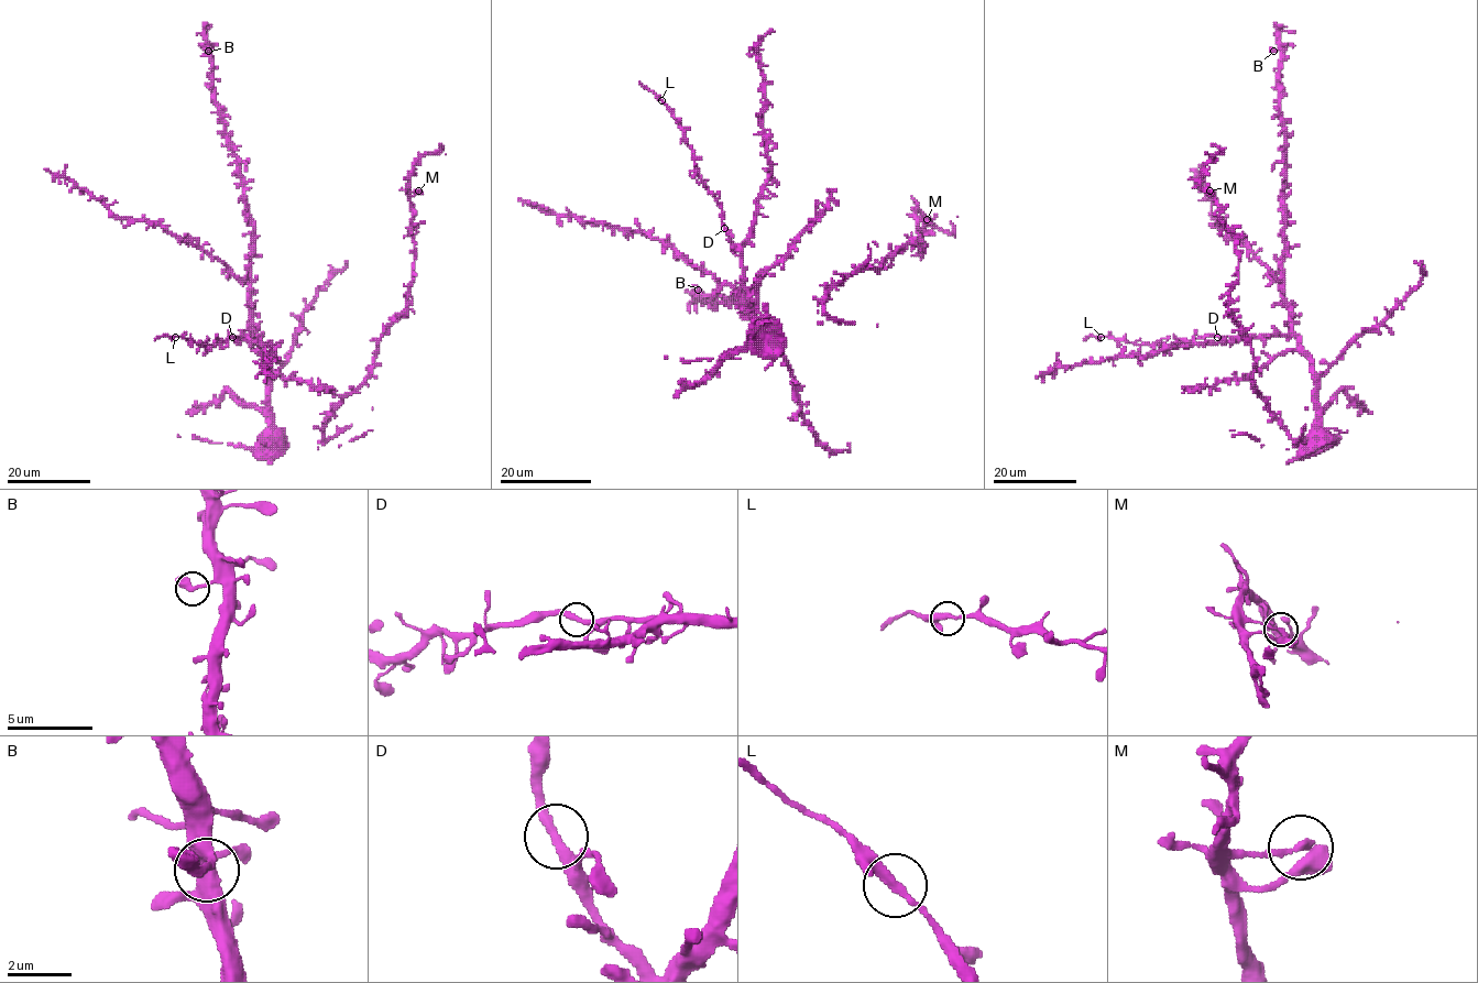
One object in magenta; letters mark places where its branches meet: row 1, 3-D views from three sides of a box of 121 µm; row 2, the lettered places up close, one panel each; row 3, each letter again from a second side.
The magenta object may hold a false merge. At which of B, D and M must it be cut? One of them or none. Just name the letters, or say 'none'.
none

